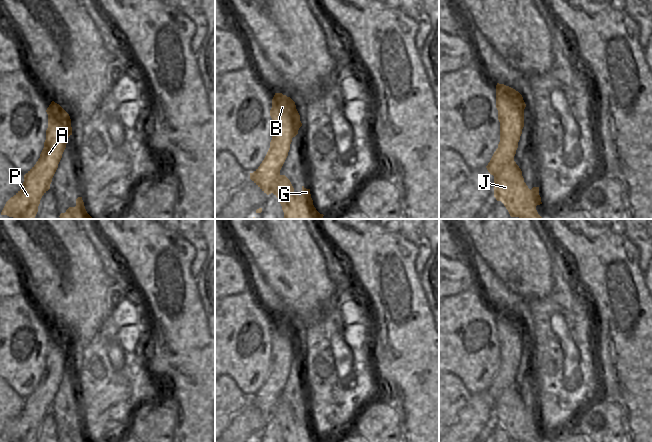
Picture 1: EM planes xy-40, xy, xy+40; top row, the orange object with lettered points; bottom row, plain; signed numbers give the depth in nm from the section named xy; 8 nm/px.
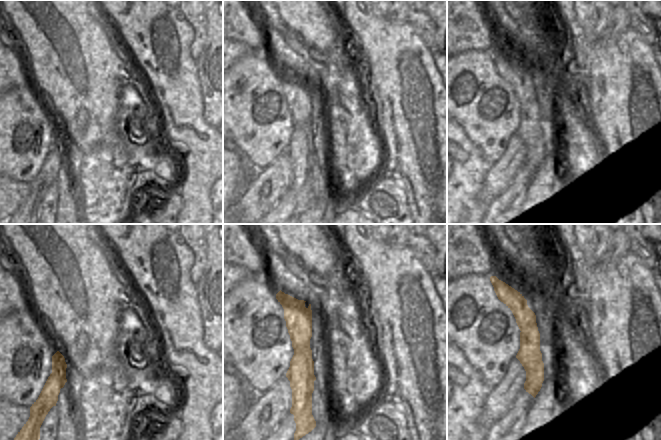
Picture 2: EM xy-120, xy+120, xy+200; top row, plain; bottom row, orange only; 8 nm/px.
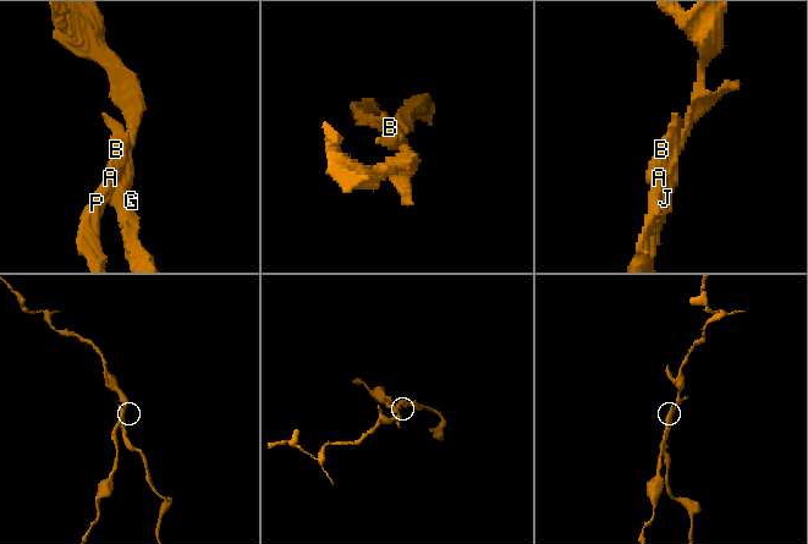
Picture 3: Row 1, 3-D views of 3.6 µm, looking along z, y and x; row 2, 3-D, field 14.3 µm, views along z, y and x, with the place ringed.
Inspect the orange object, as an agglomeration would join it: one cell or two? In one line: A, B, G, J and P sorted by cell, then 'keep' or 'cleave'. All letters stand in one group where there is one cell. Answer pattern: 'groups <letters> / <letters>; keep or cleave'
groups A B P / G J; cleave

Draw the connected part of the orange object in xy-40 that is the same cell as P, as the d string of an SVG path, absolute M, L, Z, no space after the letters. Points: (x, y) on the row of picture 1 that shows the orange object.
M54 101L46 110L48 128L40 158L24 175L22 188L5 204L1 215L14 219L34 219L42 196L50 189L68 138L72 135L69 114Z

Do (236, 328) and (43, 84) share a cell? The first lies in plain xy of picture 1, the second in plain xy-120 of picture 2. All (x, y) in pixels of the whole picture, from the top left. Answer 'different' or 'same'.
different

